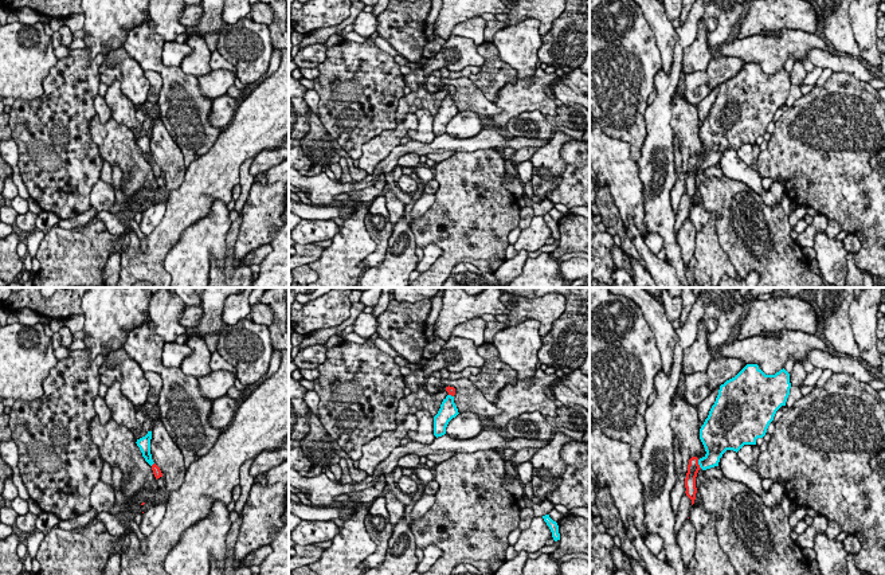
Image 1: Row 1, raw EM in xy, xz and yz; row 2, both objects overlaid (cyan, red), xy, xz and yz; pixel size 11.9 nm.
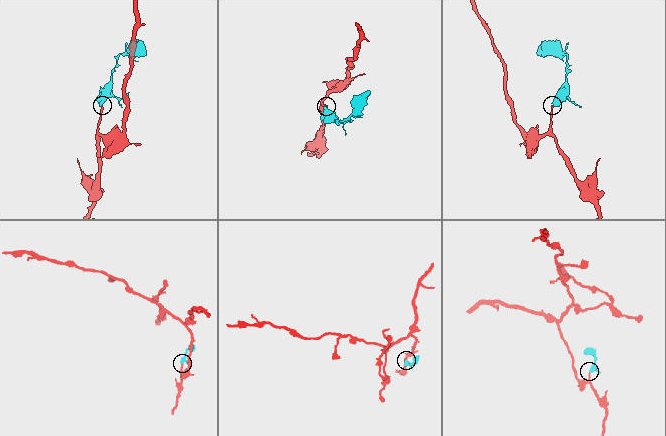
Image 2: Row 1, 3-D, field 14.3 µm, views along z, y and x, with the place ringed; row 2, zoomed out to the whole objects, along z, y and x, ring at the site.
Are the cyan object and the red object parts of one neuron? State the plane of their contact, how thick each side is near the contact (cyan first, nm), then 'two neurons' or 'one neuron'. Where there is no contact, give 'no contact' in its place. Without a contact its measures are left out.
contact in yz; calibres 220 and 140 nm; one neuron

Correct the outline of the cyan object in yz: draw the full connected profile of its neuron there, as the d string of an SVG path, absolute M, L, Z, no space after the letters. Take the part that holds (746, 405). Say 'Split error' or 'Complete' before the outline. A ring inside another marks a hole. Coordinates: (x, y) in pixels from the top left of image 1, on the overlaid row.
Split error. M747 364L735 378L720 386L716 402L700 429L700 439L706 454L700 459L692 457L688 465L685 493L692 500L692 505L697 493L696 477L698 470L718 466L720 458L727 450L737 453L744 445L756 445L756 439L765 435L776 411L786 406L790 388L790 373L784 368L775 375L765 375L757 364Z

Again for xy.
Complete. M148 431L148 434L142 438L137 439L136 443L140 447L145 461L152 466L154 462L153 462L152 454L150 454L150 439L152 439L152 431Z

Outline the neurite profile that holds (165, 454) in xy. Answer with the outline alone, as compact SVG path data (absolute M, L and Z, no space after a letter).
M160 419L152 421L150 454L153 462L160 468L165 490L169 494L180 489L187 473L184 457L177 445L171 438L164 423Z

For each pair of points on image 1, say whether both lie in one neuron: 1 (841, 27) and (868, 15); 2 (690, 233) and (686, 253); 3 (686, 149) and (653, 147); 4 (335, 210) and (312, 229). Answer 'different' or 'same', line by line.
1: different
2: same
3: different
4: different

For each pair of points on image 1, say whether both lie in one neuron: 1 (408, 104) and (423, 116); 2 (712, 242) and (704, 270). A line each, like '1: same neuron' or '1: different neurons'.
1: different neurons
2: same neuron

